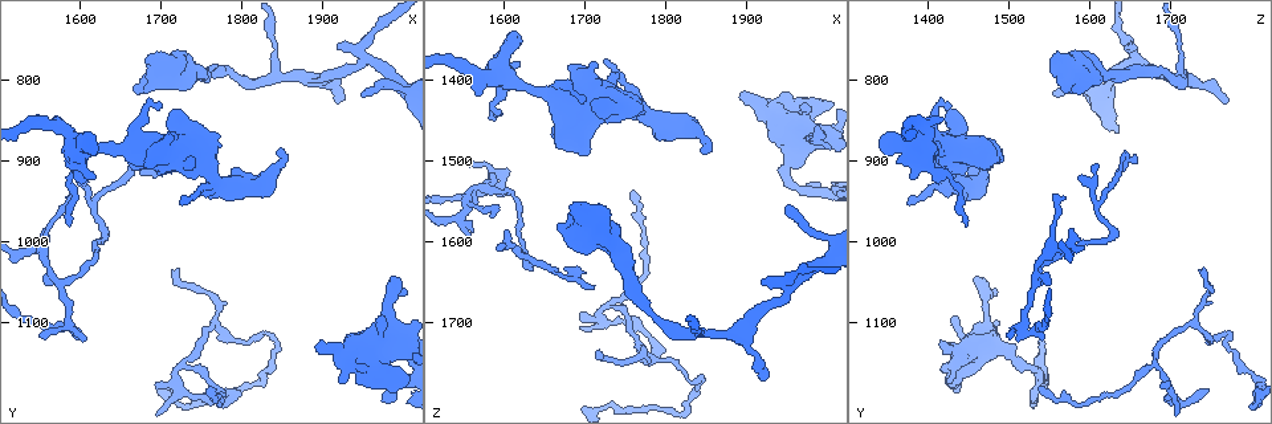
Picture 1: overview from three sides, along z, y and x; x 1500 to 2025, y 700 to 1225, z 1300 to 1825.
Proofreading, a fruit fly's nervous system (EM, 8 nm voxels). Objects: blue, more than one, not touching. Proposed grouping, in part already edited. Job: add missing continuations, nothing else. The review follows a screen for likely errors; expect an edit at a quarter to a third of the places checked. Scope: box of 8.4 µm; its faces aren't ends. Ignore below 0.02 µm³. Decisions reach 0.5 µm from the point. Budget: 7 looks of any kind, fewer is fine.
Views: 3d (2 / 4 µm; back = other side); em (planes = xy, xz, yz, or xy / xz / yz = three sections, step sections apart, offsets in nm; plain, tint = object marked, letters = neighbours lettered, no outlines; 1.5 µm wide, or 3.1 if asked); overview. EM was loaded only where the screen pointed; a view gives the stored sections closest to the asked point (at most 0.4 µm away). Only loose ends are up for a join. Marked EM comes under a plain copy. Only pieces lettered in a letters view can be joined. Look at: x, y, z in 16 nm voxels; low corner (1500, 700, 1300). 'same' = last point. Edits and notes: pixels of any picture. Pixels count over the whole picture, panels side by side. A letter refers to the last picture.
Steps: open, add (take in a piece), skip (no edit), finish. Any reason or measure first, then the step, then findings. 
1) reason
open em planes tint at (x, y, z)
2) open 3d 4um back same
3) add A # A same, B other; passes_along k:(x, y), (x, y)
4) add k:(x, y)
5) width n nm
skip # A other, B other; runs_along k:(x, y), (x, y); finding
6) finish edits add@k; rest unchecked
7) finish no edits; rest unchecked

open em xy step 8 letters at (1920, 755, 1650)

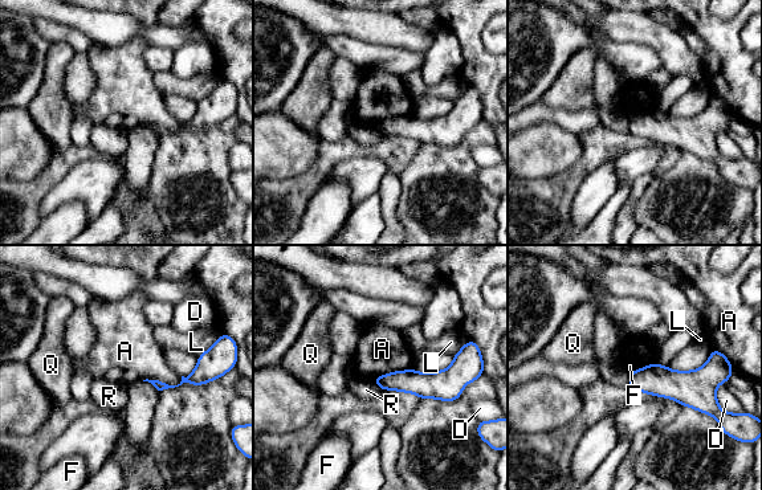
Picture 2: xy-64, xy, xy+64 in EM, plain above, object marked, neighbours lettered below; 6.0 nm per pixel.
open em planes letters same

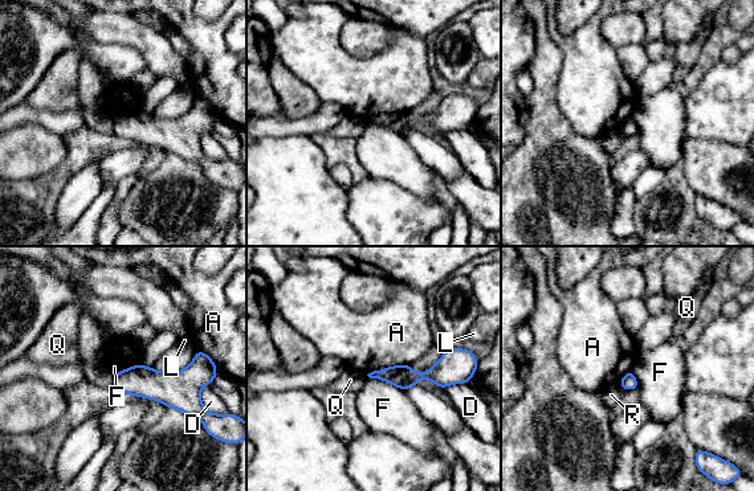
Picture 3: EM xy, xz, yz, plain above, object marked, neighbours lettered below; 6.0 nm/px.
longest_contact A 280 nm
skip # A other, D other, F other, L other, Q other, R other; runs_along 3:(453, 369), (420, 376), (374, 375); no lettered piece goes on from it

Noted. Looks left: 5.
free end
open 3d 4um at (1595, 900, 1360)

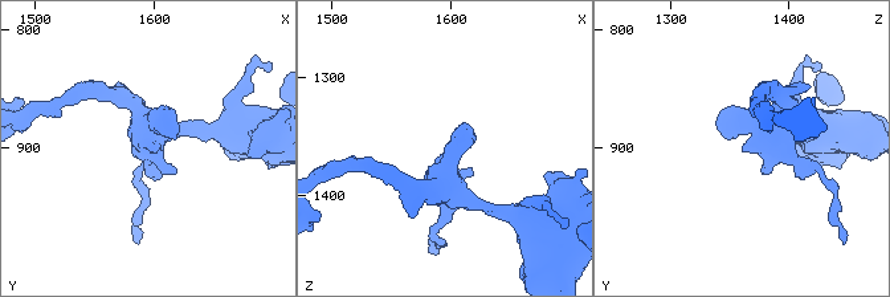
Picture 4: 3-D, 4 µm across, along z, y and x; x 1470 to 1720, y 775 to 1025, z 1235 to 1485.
shape alone is not enough
open em xz step 4 letters at (1596, 898, 1360)

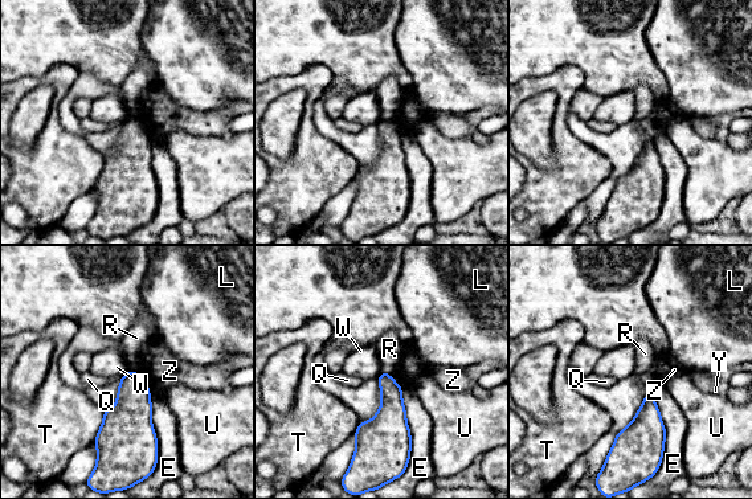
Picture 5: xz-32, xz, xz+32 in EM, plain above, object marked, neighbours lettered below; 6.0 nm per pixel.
width 130 nm
skip # E other, L other, Q other, R other, T other, U other, W other, Y other, Z other; none of them fits

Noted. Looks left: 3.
open 3d 4um at (1690, 1175, 1690)

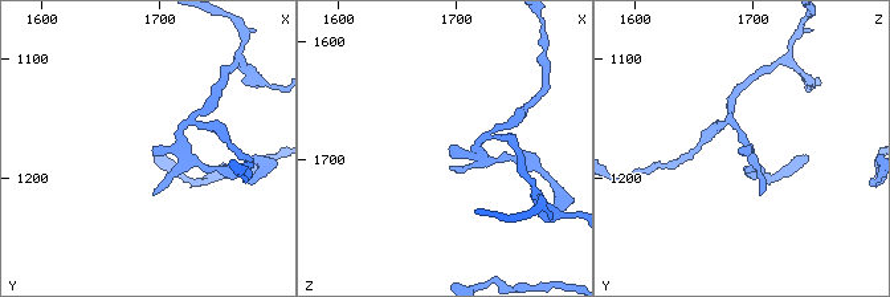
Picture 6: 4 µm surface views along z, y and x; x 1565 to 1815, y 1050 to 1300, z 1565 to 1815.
need the tissue
open em planes letters at (1696, 1178, 1690)

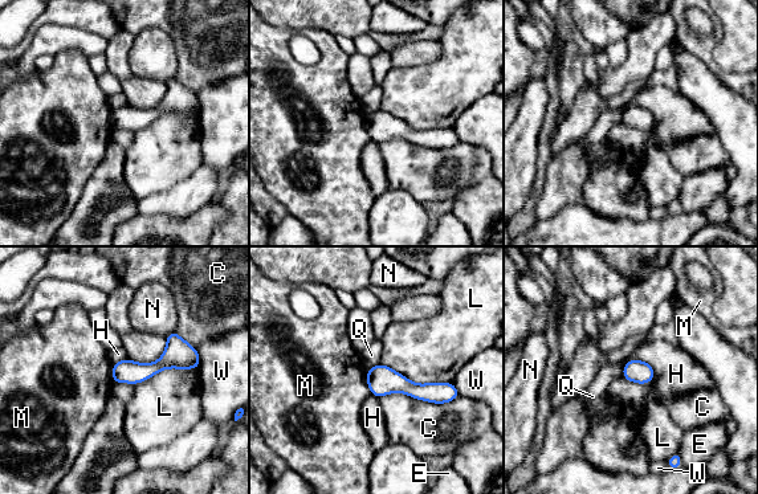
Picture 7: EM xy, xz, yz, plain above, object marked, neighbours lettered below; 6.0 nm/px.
width 140 nm; longest_contact C 500 nm
skip # C other, E other, H other, L other, M other, N other, Q other, W other; none of them fits

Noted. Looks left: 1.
finish no edits; rest unchecked

